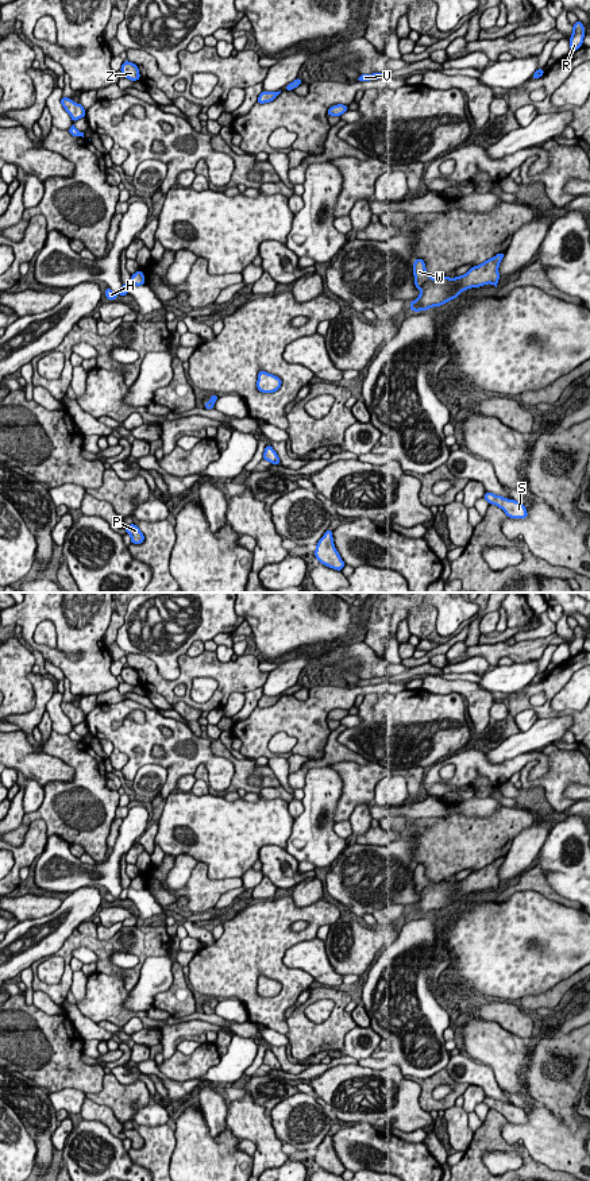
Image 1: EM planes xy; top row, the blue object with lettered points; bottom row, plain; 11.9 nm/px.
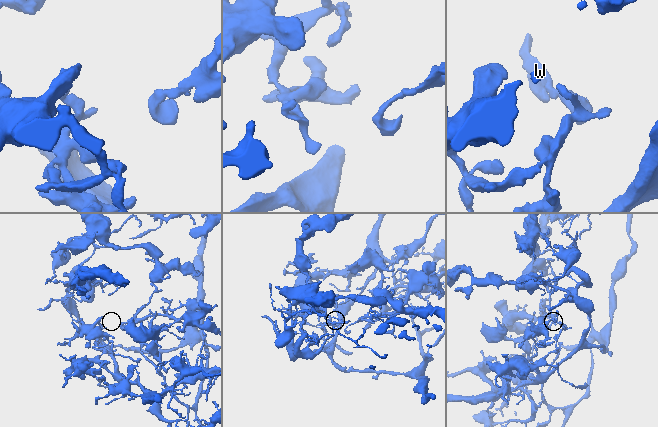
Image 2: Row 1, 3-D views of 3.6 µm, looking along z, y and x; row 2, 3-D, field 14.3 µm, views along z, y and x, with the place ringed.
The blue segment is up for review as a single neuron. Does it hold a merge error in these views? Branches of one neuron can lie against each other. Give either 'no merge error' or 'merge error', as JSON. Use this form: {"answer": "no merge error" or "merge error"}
{"answer": "no merge error"}

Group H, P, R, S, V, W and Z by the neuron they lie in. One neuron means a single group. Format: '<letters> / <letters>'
H P R S V W Z

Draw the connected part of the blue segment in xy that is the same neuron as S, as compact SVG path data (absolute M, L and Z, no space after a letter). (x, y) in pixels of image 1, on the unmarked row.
M487 1096L485 1097L483 1103L489 1108L495 1109L500 1114L502 1114L505 1116L505 1119L510 1123L524 1124L528 1122L527 1112L514 1104L508 1104L508 1103L504 1103L501 1100L495 1100L495 1099L487 1097Z

